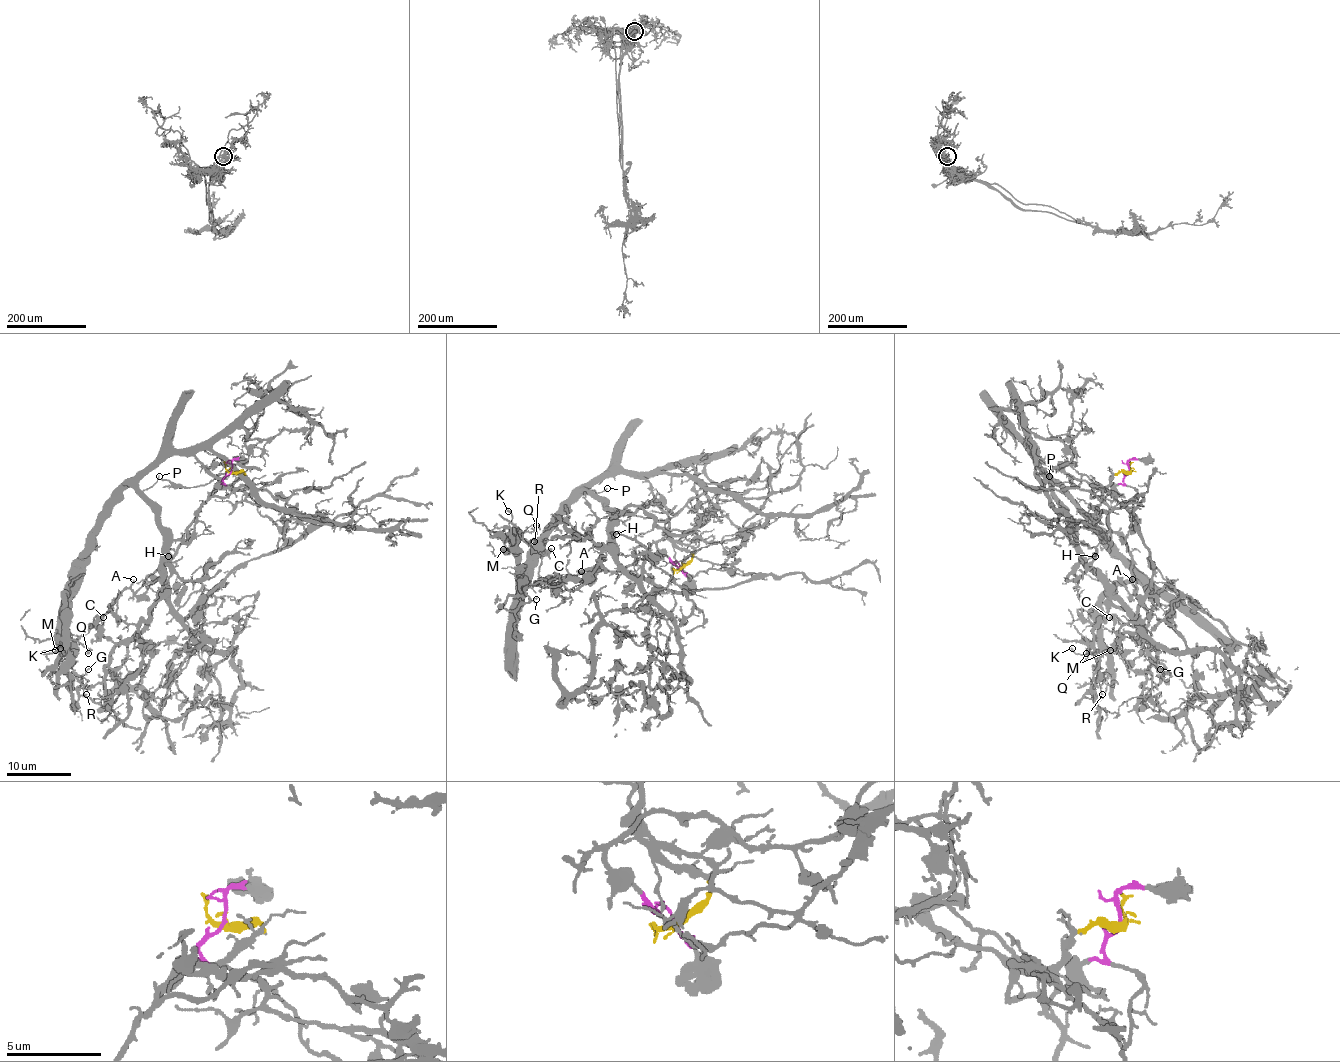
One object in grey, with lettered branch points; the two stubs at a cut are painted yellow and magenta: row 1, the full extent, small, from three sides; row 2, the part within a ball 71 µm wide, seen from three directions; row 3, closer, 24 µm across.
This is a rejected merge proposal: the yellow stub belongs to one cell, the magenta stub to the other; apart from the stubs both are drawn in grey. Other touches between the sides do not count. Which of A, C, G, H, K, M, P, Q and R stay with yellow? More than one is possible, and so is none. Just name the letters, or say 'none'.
H, K, M, P, Q, R

